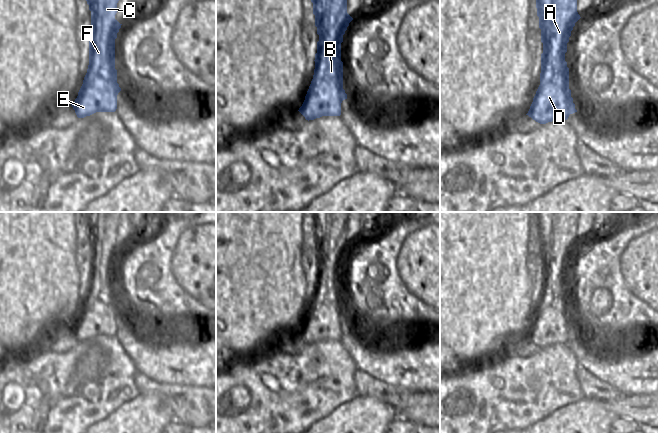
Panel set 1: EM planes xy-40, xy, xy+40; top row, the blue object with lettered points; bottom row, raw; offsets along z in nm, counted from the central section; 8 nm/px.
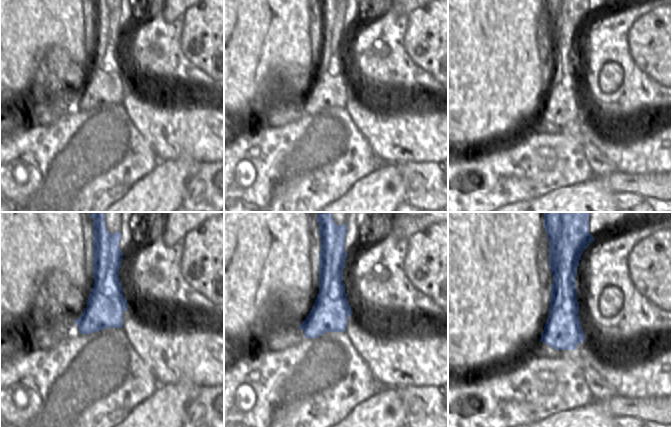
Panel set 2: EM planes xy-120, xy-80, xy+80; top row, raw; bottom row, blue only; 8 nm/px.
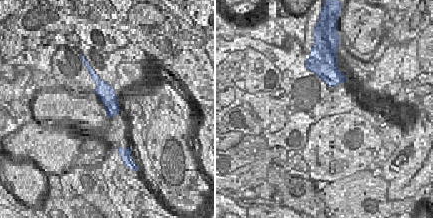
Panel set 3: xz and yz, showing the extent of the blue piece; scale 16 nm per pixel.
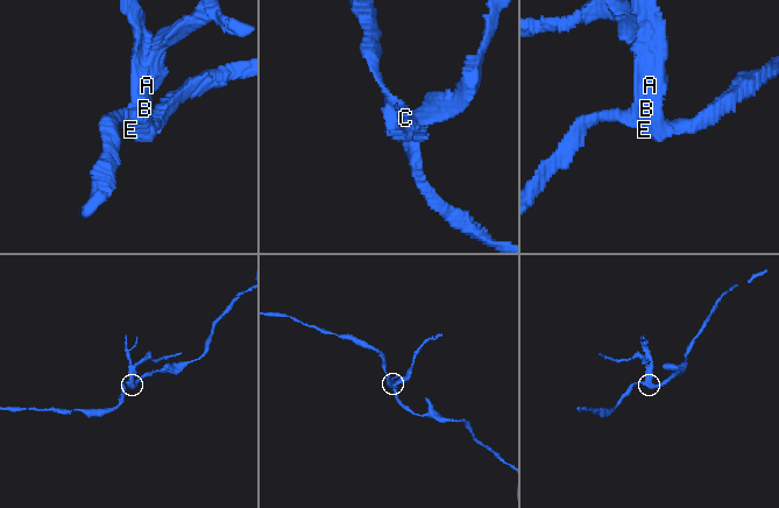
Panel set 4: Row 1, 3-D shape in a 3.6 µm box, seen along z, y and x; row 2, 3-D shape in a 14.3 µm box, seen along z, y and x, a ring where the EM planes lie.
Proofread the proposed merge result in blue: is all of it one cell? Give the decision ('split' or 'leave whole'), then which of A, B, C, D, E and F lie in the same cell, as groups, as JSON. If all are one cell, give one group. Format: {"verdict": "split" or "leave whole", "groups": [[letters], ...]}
{"verdict": "split", "groups": [["A", "B", "C", "F"], ["D", "E"]]}

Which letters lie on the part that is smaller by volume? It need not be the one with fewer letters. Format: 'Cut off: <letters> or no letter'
Cut off: A, B, C, F

